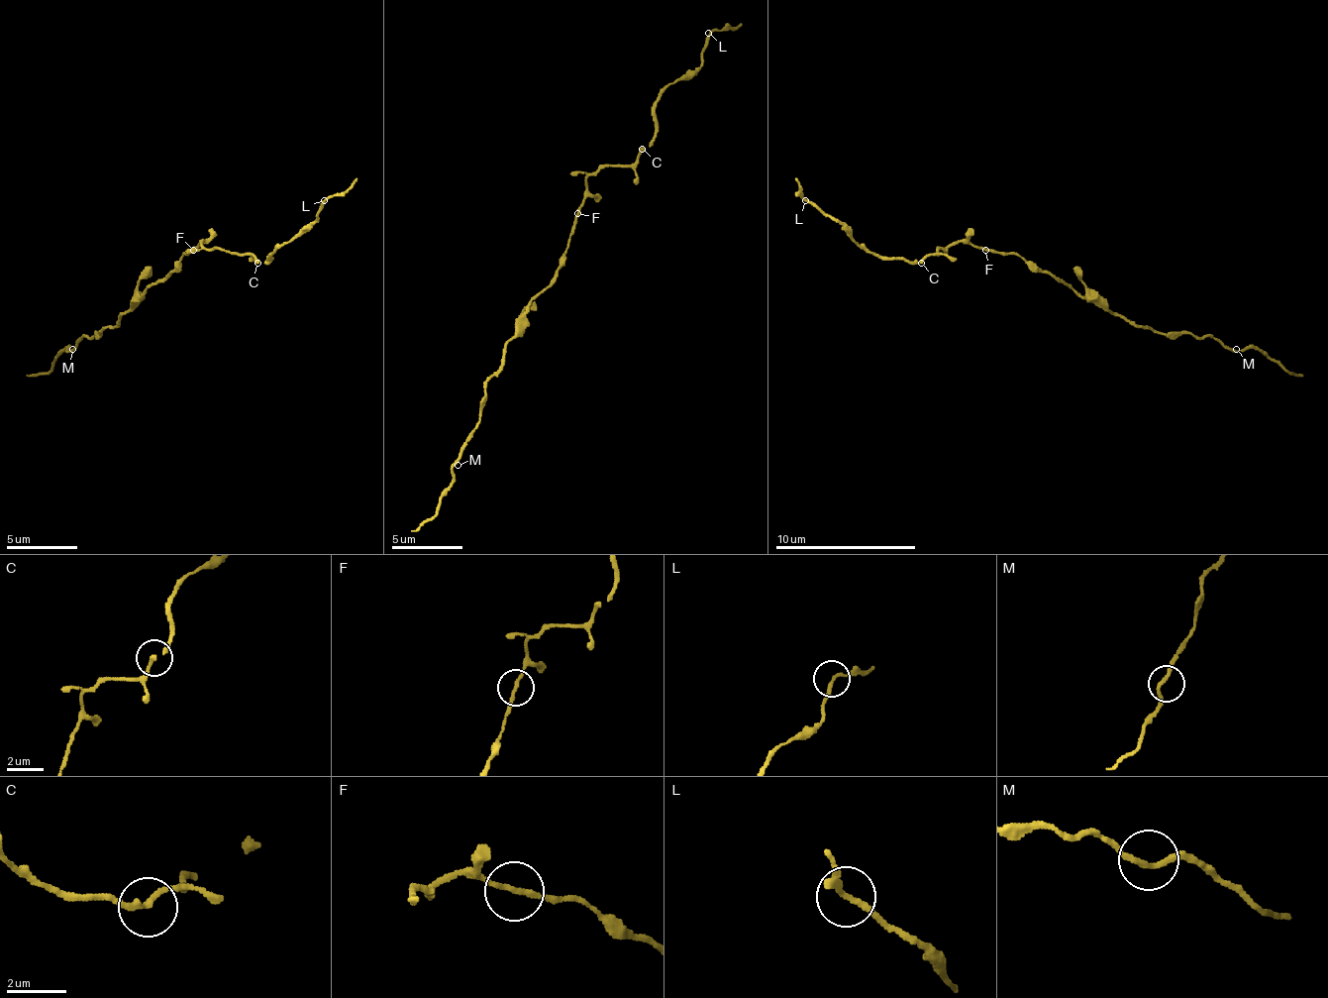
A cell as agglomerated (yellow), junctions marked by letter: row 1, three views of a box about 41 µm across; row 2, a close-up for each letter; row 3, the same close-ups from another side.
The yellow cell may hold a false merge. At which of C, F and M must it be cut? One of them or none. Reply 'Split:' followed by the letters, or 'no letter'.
Split: no letter

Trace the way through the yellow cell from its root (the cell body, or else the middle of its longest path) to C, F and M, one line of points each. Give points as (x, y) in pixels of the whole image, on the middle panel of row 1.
C: (560, 256), (570, 242), (570, 228), (584, 195), (584, 181), (602, 167), (631, 164), (642, 150)
F: (560, 256), (570, 242), (570, 228), (577, 213)
M: (560, 256), (557, 277), (532, 301), (525, 326), (507, 344), (500, 369), (486, 384), (486, 404), (458, 465)

